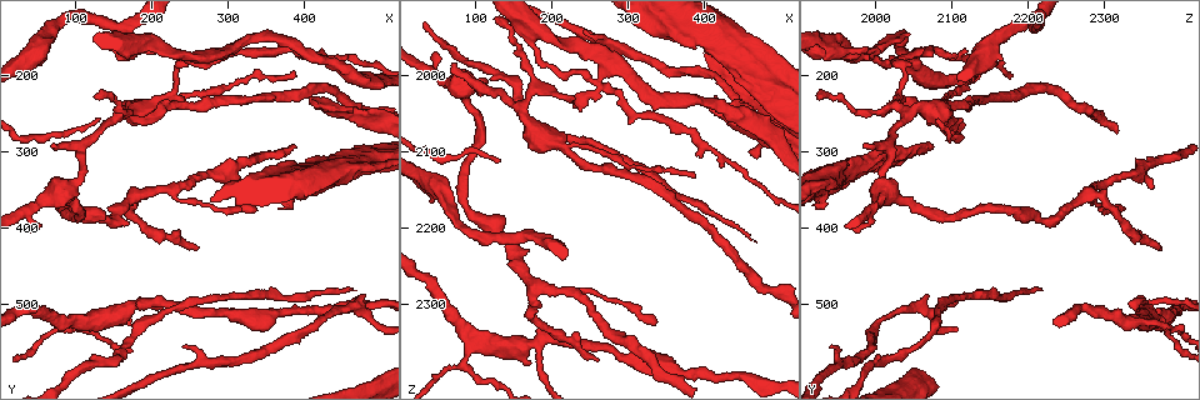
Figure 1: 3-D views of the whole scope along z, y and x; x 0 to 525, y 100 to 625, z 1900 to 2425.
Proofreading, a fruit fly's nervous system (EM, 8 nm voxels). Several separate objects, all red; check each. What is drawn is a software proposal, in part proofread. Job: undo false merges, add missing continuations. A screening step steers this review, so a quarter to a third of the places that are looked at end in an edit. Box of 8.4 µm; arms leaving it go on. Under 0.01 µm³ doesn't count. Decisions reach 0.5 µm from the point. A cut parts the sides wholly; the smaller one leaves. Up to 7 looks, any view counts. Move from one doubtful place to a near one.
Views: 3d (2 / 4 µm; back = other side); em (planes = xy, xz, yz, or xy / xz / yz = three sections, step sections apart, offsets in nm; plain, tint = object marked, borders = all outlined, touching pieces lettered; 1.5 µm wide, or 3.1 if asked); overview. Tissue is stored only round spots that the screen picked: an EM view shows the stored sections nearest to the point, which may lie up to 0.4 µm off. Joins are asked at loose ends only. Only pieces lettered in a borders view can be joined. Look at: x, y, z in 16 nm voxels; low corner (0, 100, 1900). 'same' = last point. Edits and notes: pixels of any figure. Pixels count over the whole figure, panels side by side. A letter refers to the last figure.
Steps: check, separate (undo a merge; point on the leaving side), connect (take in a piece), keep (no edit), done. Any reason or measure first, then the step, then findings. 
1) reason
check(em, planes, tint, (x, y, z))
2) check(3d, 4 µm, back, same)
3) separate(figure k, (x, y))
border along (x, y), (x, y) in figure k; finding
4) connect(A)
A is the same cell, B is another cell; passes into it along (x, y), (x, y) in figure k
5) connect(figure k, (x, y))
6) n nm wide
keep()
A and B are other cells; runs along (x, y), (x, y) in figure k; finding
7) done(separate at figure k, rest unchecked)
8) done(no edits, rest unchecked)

thick turns thin
check(3d, 2 µm, (105, 520, 2350))

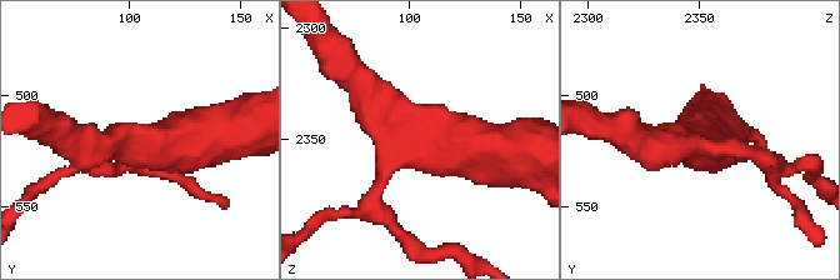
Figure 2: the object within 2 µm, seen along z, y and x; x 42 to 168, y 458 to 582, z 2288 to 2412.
3 arms; need the tissue
check(em, planes, borders, (106, 521, 2348))

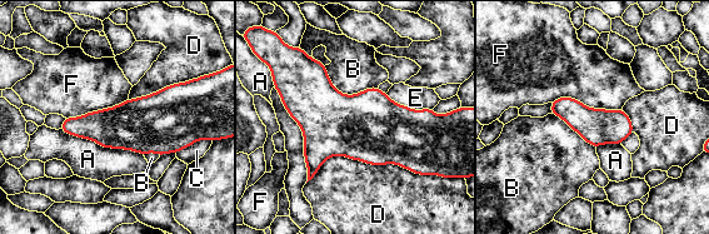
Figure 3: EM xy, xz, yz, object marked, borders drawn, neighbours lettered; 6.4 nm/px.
240 nm wide; D touches over 750 nm
keep()
A, B, C, D, E and F are other cells; one neuron here

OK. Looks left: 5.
check(em, planes, borders, (265, 365, 2290))

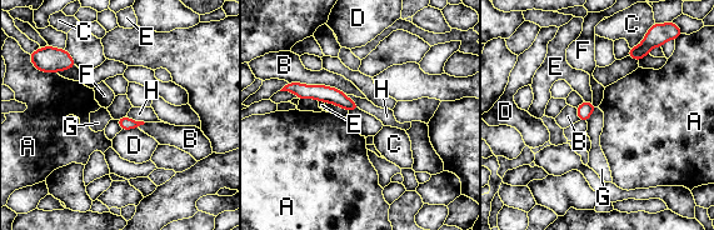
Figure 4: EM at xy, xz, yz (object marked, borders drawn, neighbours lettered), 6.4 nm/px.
keep()
A, B, C, D, E, F, G and H are other cells; one neuron here

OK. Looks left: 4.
touches itself
check(3d, 4 µm, (485, 305, 2030))

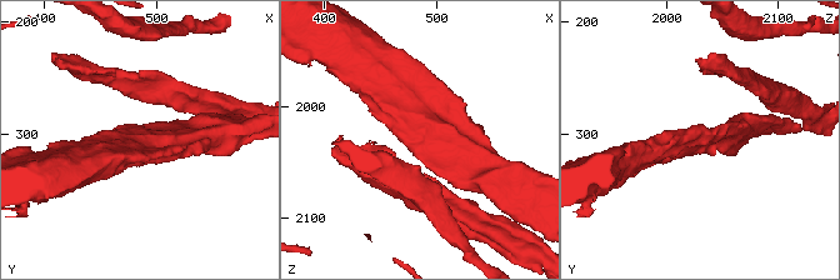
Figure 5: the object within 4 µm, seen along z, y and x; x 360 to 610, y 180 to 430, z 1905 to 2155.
check(em, planes, borders, (488, 302, 2030))

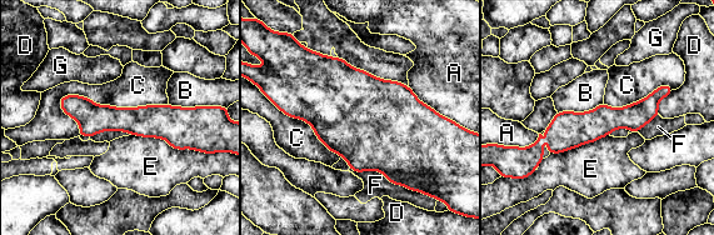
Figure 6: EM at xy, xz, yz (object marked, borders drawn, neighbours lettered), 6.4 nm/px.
190 nm wide
keep()
A, B, C, D, E, F and G are other cells; runs along (665, 89), (535, 149) in figure 6; all the same neuron

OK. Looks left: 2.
done(no edits, rest unchecked)

